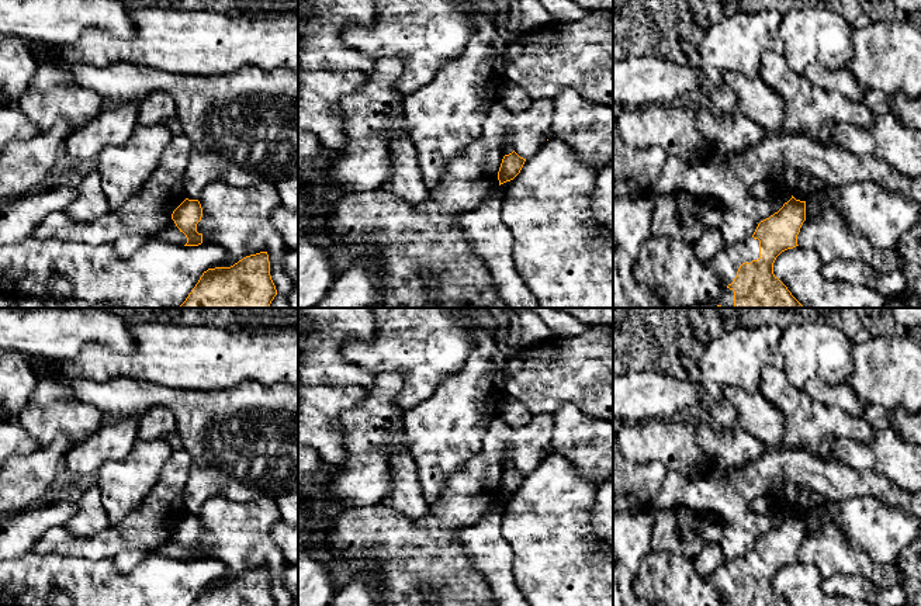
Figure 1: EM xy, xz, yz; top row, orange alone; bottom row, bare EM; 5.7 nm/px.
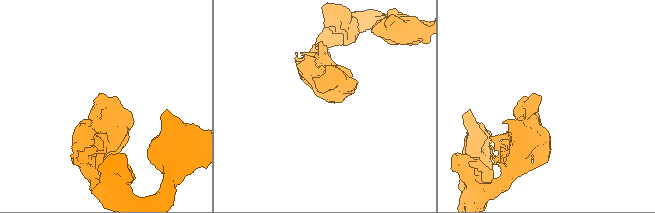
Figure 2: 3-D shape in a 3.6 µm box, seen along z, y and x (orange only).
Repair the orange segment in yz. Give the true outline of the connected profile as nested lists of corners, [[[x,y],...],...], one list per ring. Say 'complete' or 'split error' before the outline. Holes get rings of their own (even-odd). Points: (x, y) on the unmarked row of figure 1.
split error; [[[792,513],[783,522],[761,536],[754,550],[742,557],[726,560],[713,574],[713,588],[720,591],[727,602],[723,606],[789,606],[787,602],[773,589],[776,572],[797,560],[797,550],[806,536],[806,516]]]

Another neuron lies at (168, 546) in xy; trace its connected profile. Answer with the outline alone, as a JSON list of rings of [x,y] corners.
[[[172,533],[163,536],[159,540],[156,551],[165,557],[173,558],[173,560],[186,560],[187,558],[186,550],[176,541],[176,539]]]

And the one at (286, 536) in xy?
[[[274,523],[271,537],[291,565],[298,565],[298,524]]]

